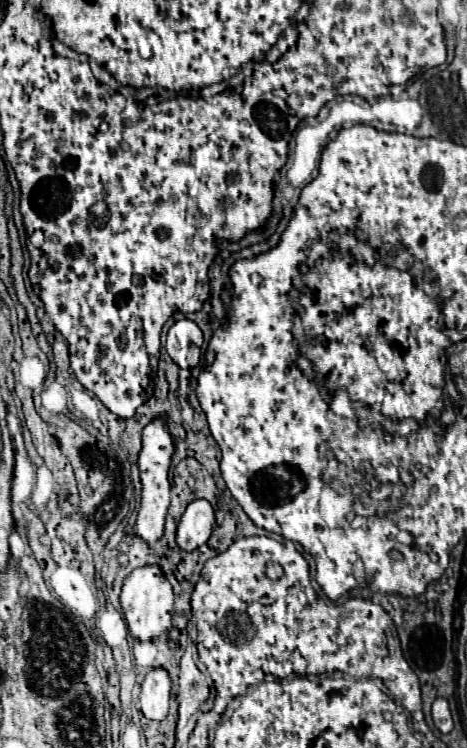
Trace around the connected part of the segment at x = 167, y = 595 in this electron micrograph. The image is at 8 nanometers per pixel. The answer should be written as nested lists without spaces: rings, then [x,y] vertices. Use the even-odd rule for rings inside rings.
[[[143,565],[129,573],[121,589],[121,607],[129,627],[129,633],[141,641],[163,637],[171,627],[173,611],[173,589],[159,565]]]

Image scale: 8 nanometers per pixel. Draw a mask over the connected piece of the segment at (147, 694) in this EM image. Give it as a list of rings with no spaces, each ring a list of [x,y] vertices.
[[[155,667],[141,683],[141,711],[147,719],[161,721],[167,717],[171,697],[171,679],[163,667]]]

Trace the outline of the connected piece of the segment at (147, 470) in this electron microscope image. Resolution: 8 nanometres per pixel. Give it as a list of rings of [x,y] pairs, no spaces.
[[[161,417],[151,419],[143,427],[143,449],[139,453],[139,473],[141,473],[141,483],[143,483],[143,493],[141,493],[141,507],[135,523],[135,533],[145,539],[145,541],[157,541],[163,535],[163,525],[165,525],[165,515],[169,507],[169,467],[171,467],[171,457],[175,453],[173,437],[167,431],[167,425]]]

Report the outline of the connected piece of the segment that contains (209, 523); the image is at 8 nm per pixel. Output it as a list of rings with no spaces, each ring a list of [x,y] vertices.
[[[205,499],[191,501],[177,527],[177,545],[185,551],[201,547],[211,537],[213,525],[215,525],[215,513],[211,503]]]

